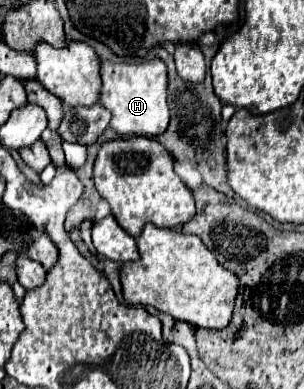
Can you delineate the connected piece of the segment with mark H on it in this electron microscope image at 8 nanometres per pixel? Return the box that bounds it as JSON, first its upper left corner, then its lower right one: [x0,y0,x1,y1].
[100,59,170,137]

